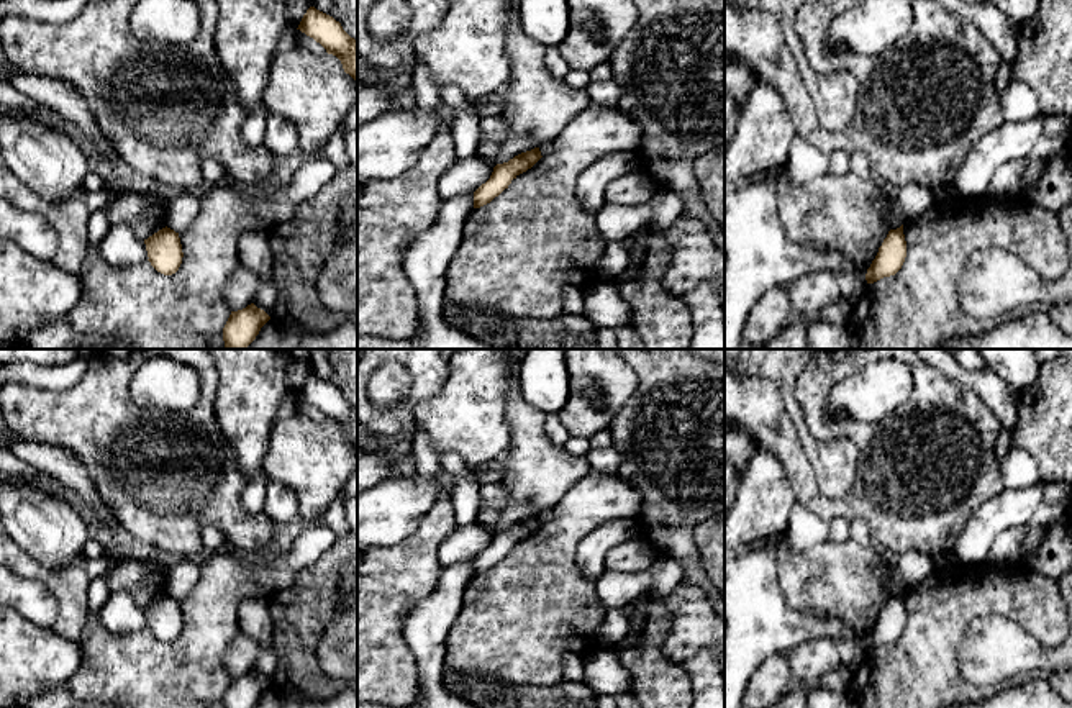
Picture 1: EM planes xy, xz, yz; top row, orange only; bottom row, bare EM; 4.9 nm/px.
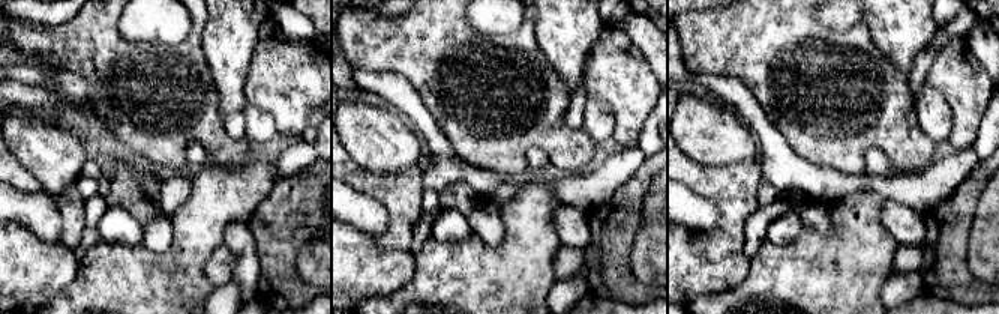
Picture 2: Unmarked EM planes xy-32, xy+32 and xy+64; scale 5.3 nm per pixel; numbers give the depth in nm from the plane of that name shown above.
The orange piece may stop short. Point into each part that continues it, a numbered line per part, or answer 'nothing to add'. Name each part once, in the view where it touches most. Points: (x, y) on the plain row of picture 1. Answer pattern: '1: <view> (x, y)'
nothing to add

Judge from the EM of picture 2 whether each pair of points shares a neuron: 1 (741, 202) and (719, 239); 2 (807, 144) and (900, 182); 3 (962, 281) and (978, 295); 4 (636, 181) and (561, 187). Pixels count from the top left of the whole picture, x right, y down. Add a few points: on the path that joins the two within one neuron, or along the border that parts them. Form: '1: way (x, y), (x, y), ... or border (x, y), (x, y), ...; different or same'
1: way (734, 211), (732, 224), (728, 230); same
2: border (929, 164), (915, 172), (897, 173); different
3: way (966, 286), (974, 292); same
4: border (647, 158), (599, 206); different

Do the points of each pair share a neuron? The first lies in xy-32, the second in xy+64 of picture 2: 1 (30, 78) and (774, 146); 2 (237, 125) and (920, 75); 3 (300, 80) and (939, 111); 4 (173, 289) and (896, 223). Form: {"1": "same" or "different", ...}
{"1": "same", "2": "same", "3": "different", "4": "different"}

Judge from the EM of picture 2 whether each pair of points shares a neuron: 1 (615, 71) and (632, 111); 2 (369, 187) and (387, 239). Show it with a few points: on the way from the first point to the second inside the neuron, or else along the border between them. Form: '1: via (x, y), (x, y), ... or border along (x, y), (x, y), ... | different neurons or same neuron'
1: via (624, 81), (632, 89), (632, 101) | same neuron
2: via (384, 196), (395, 206), (395, 224) | same neuron

